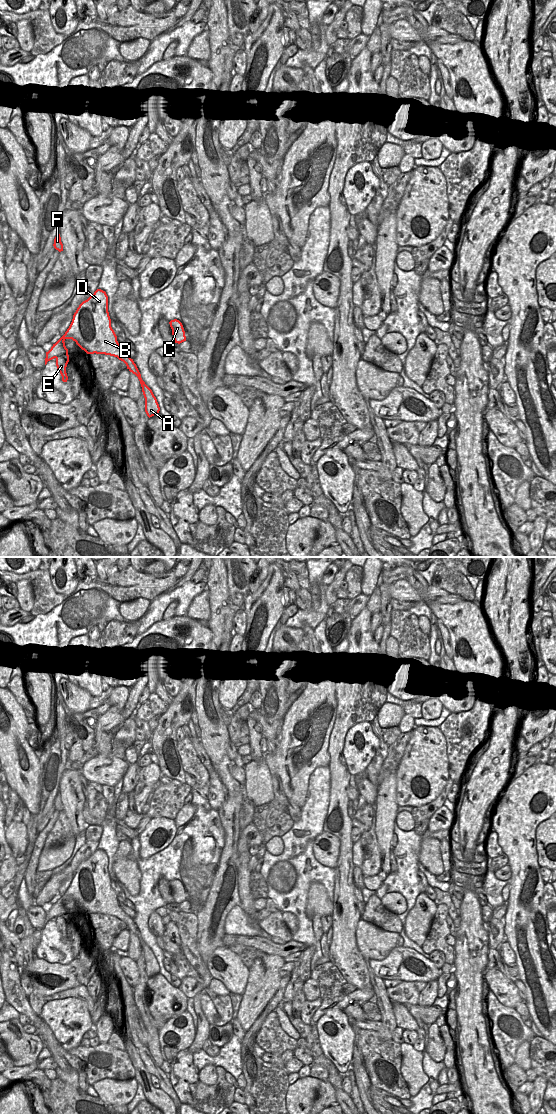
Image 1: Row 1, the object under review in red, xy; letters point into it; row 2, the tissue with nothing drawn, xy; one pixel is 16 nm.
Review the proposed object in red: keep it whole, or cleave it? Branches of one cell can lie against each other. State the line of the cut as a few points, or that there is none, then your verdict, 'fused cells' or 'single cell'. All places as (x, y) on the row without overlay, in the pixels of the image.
no cut; single cell

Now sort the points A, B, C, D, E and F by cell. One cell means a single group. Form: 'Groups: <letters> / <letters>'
Groups: A B C D E F

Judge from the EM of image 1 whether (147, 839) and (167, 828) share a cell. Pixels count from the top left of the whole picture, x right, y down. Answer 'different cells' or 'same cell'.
same cell

